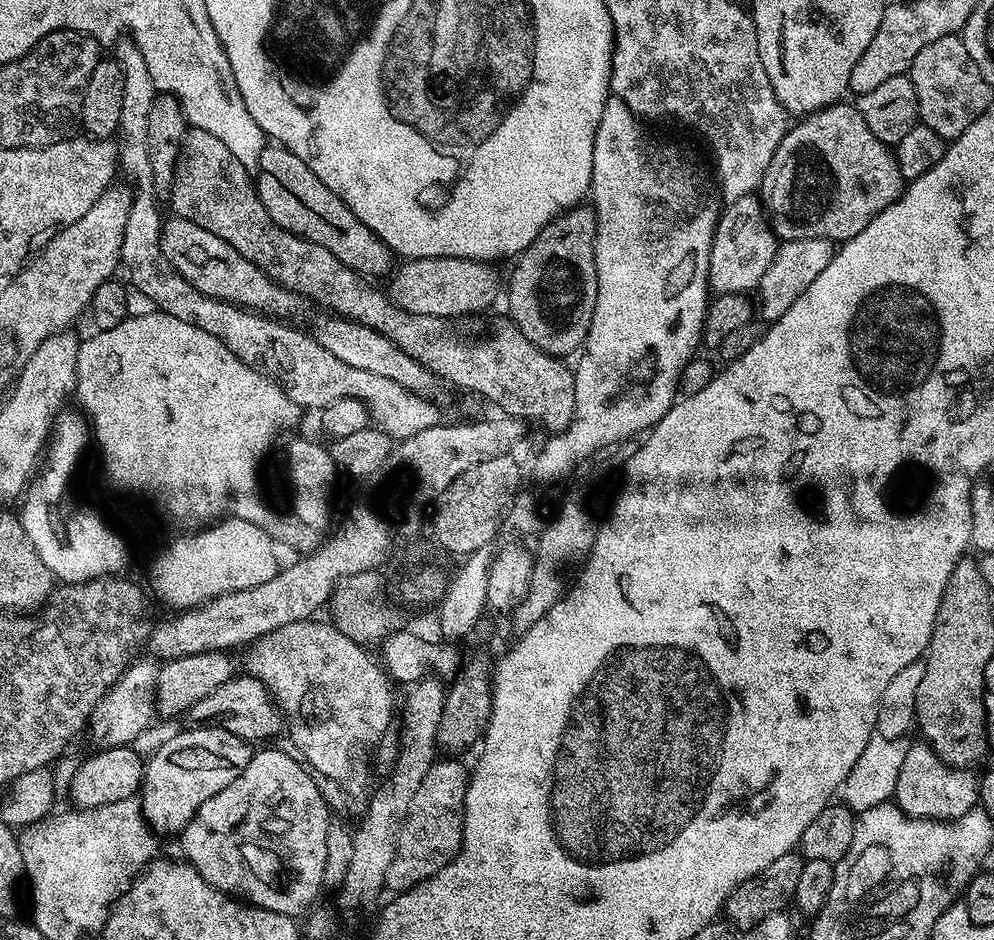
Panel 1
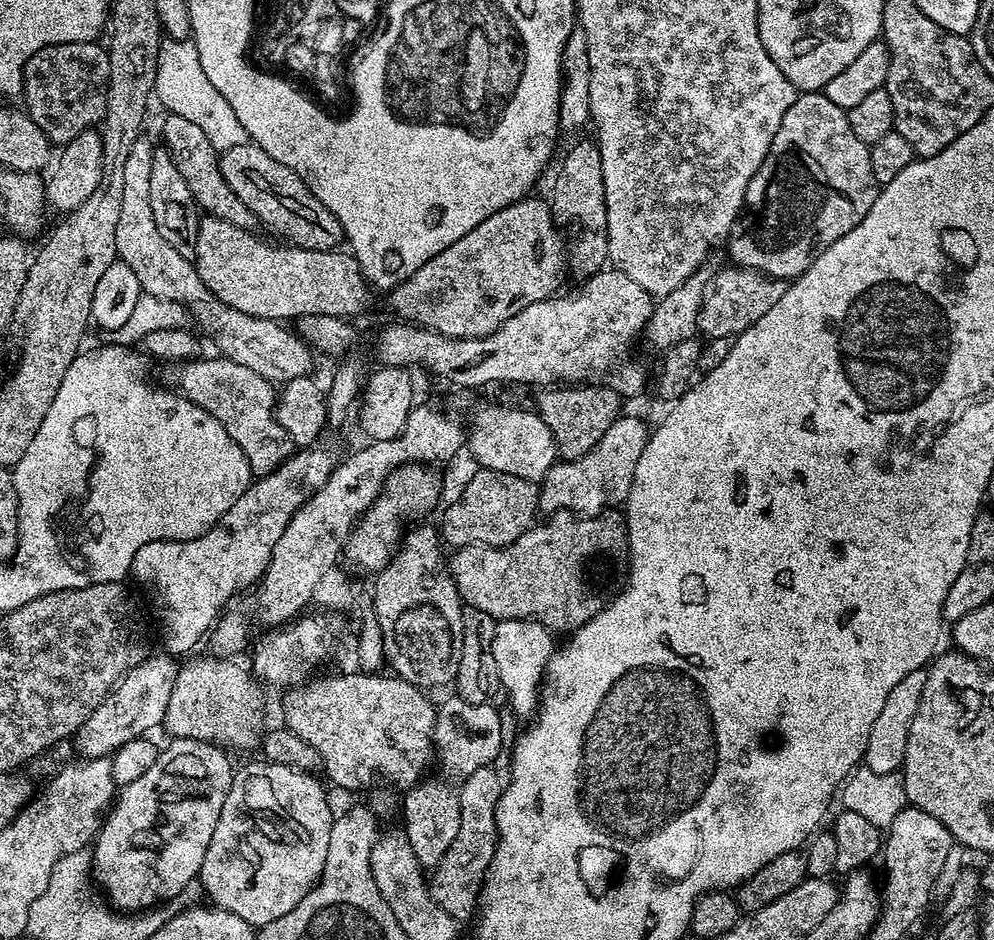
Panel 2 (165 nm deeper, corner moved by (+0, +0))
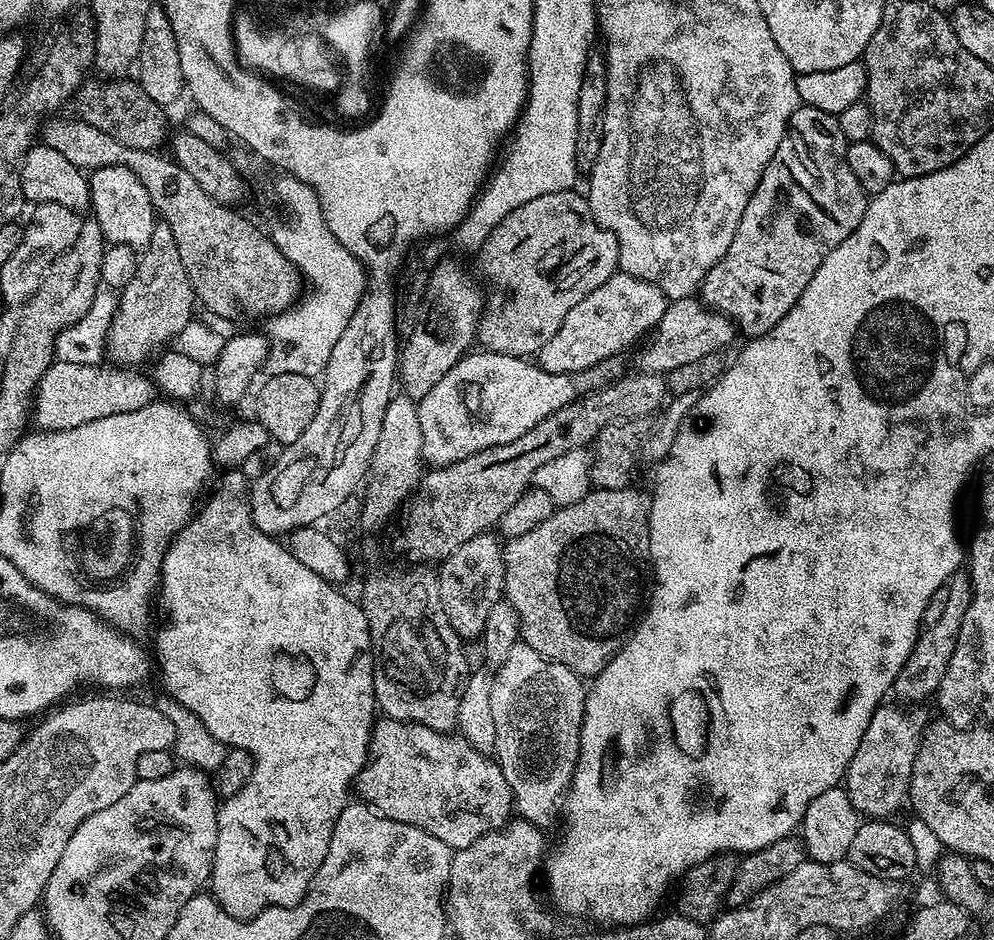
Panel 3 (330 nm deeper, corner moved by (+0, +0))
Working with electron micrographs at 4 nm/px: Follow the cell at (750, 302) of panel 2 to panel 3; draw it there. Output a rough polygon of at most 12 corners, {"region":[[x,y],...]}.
{"region":[[687,296],[671,301],[639,367],[670,373],[723,353],[728,317]]}

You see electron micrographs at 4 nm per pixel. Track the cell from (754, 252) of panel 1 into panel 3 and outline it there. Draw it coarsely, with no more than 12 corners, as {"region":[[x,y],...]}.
{"region":[[465,353],[417,401],[423,461],[514,442],[611,384],[618,360],[548,373]]}

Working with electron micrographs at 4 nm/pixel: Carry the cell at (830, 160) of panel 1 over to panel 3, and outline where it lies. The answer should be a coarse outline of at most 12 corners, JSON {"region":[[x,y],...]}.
{"region":[[801,106],[698,289],[782,322],[869,197],[837,117]]}

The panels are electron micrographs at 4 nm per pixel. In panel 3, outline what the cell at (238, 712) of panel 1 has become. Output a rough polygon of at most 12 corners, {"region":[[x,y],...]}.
{"region":[[373,724],[354,792],[453,850],[503,828],[506,774],[459,734]]}

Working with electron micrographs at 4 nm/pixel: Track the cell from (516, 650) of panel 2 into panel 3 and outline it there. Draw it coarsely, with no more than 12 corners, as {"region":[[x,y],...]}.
{"region":[[519,642],[490,690],[494,759],[548,830],[580,753],[586,684]]}

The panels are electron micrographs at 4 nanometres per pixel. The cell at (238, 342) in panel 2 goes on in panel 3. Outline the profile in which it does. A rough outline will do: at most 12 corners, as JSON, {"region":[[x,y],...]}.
{"region":[[126,166],[90,176],[90,208],[109,245],[148,246],[158,217]]}

